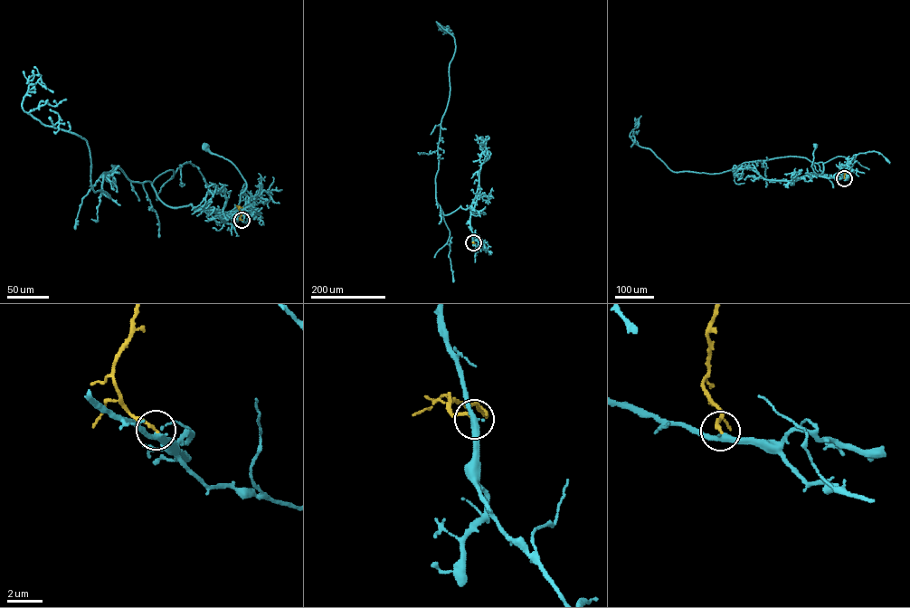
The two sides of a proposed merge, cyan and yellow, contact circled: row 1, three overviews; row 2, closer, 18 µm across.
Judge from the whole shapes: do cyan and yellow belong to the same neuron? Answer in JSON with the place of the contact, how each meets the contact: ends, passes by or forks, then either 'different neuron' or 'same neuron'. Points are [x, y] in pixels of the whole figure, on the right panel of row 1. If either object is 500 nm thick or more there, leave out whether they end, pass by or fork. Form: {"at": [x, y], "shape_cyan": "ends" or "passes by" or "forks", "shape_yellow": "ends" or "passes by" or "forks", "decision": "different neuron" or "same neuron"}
{"at": [844, 178], "shape_cyan": "passes by", "shape_yellow": "ends", "decision": "different neuron"}

